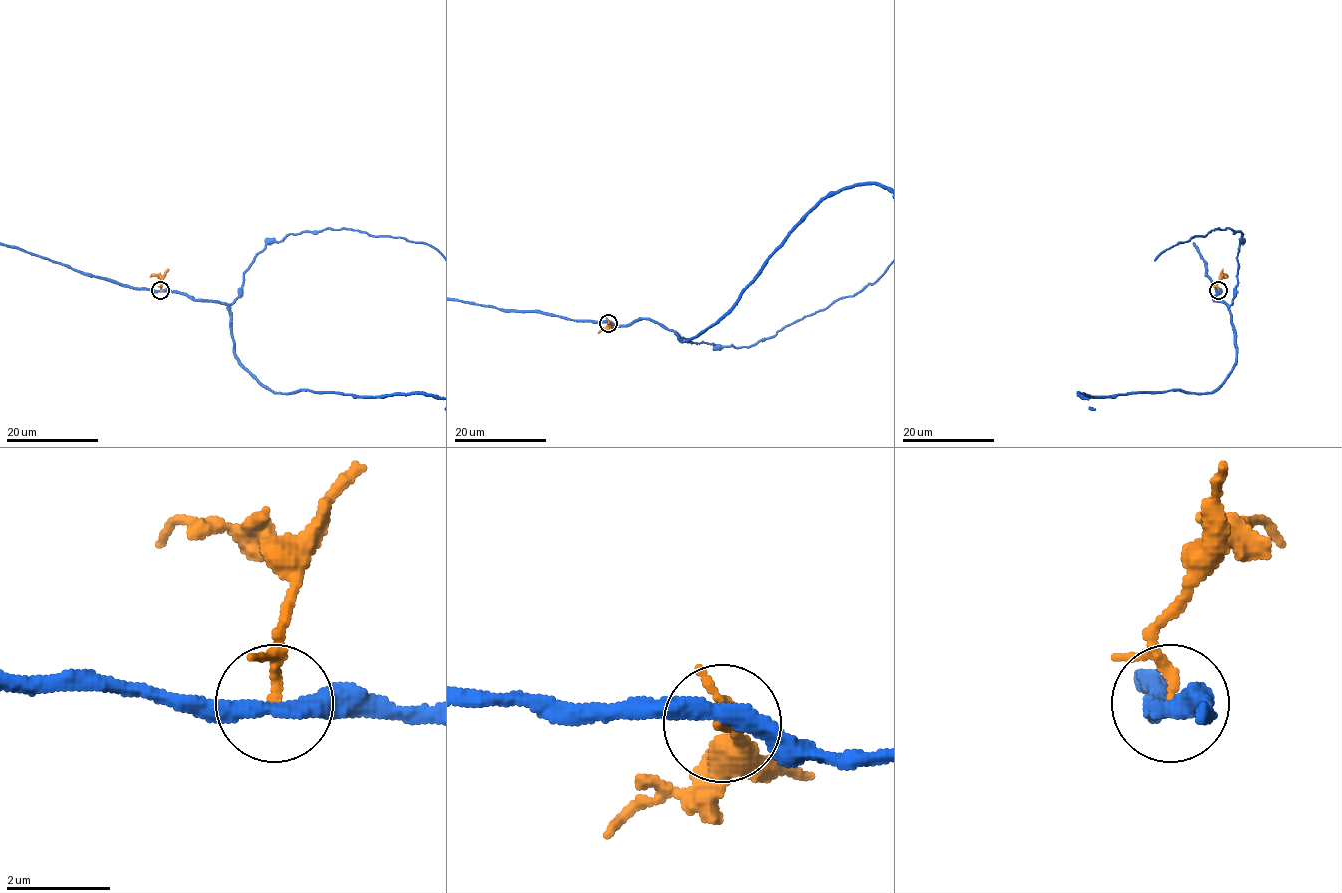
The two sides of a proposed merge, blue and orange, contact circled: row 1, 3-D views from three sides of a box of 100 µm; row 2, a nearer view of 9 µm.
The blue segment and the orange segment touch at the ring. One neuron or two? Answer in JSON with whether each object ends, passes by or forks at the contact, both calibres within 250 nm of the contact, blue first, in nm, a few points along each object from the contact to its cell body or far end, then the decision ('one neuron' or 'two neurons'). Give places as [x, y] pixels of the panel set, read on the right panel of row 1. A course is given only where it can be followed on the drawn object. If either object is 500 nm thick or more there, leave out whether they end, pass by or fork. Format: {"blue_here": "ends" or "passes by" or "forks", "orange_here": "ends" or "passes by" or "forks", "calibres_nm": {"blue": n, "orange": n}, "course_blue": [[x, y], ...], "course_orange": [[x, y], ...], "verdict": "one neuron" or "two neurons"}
{"blue_here": "passes by", "orange_here": "passes by", "calibres_nm": {"blue": 320, "orange": 140}, "course_orange": [[1218, 290], [1217, 282], [1225, 274], [1227, 276]], "verdict": "two neurons"}

